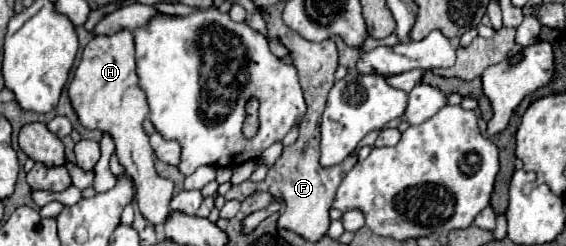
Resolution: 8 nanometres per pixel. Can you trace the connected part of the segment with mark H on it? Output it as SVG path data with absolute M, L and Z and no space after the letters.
M121 30L111 36L95 36L85 46L73 82L69 84L69 98L85 128L97 128L113 136L119 162L135 182L139 210L145 220L153 226L165 224L171 214L169 202L173 198L173 182L163 180L153 166L153 148L143 130L143 120L149 114L149 106L143 90L137 84L135 46L129 30Z

